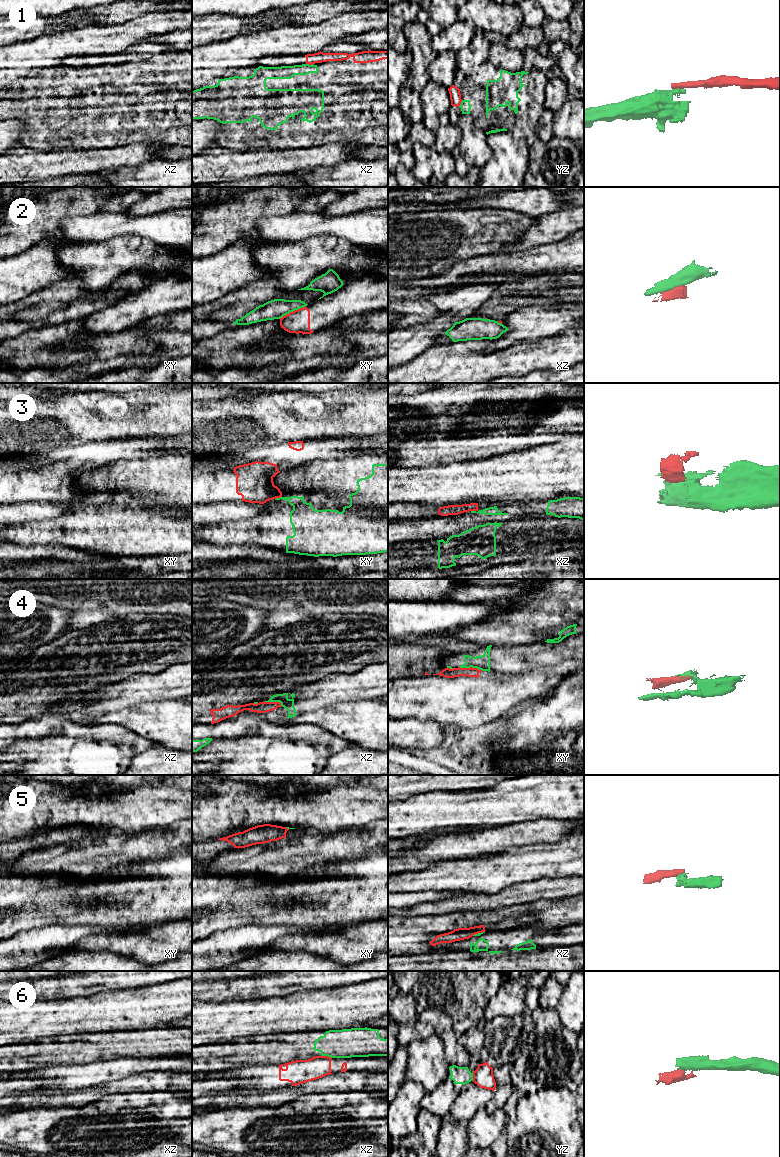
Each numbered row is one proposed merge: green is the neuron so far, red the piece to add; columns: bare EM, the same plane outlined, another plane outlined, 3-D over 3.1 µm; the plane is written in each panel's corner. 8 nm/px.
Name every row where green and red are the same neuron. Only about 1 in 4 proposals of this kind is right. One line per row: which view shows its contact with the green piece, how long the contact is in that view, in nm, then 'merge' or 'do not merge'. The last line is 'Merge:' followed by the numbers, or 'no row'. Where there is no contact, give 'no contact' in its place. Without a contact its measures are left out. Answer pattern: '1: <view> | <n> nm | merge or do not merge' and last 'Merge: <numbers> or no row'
1: xz | 60 nm | do not merge
2: xy | 240 nm | do not merge
3: xy | 60 nm | do not merge
4: xy | 190 nm | do not merge
5: xz | 110 nm | do not merge
6: xz | 90 nm | do not merge
Merge: no row

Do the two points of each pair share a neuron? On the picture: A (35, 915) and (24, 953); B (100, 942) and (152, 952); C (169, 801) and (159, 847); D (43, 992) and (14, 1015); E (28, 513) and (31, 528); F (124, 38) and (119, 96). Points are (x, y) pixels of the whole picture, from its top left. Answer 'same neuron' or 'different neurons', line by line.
A: different neurons
B: same neuron
C: different neurons
D: different neurons
E: different neurons
F: different neurons

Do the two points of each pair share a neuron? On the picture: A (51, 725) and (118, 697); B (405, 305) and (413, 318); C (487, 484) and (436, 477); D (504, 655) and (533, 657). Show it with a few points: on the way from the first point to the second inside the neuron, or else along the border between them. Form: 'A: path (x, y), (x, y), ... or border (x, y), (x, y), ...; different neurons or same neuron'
A: path (68, 717), (82, 717), (101, 701); same neuron
B: path (408, 308), (413, 315); same neuron
C: path (474, 482), (449, 482); same neuron
D: path (511, 657), (526, 657); same neuron

